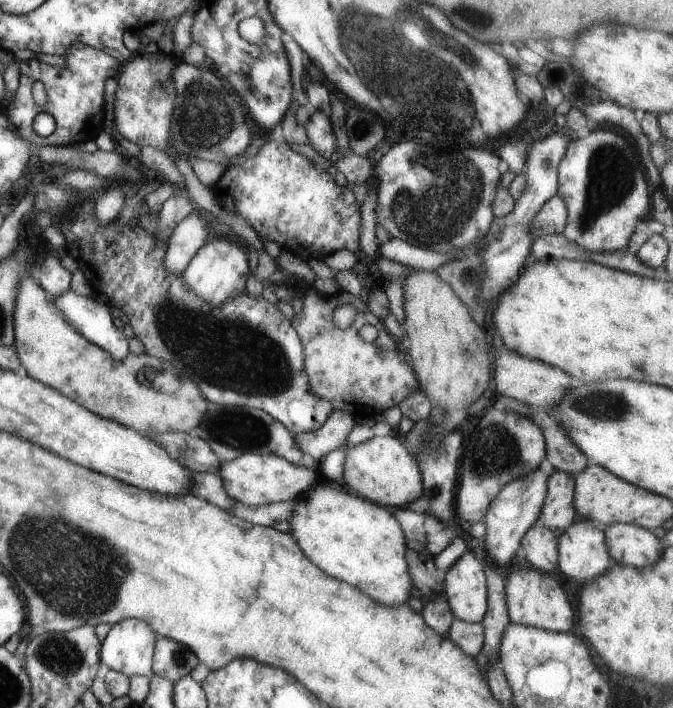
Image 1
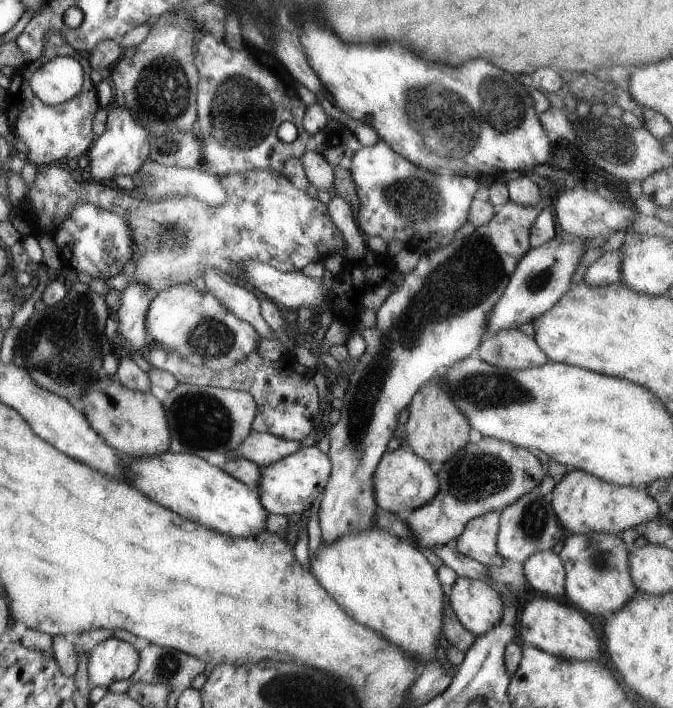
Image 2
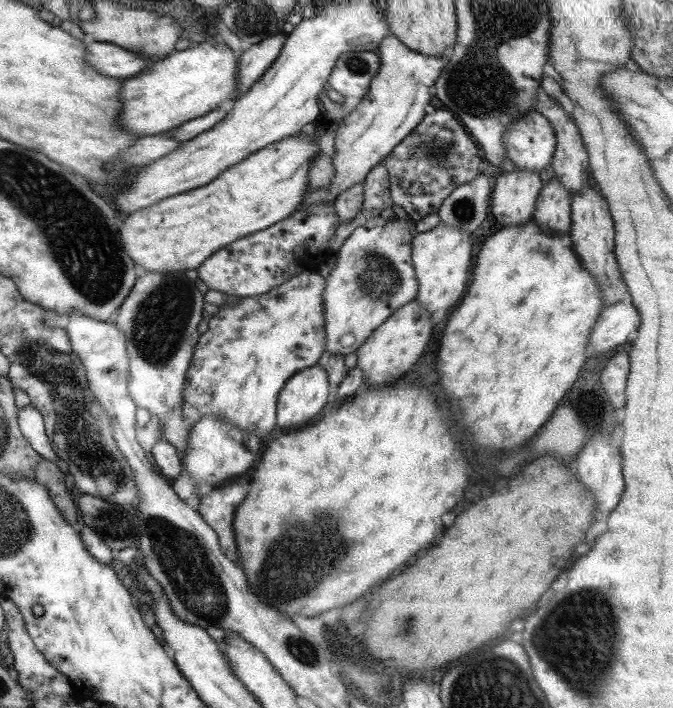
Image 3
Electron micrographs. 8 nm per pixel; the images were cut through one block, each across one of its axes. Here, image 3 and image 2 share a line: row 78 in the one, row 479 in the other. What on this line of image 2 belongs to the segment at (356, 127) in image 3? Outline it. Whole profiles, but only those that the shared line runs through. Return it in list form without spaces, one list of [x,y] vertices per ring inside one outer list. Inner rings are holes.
[[[401,445],[392,452],[385,452],[373,472],[373,487],[377,505],[394,515],[405,515],[416,510],[439,491],[440,483],[437,474],[430,469],[430,463],[414,451]]]

